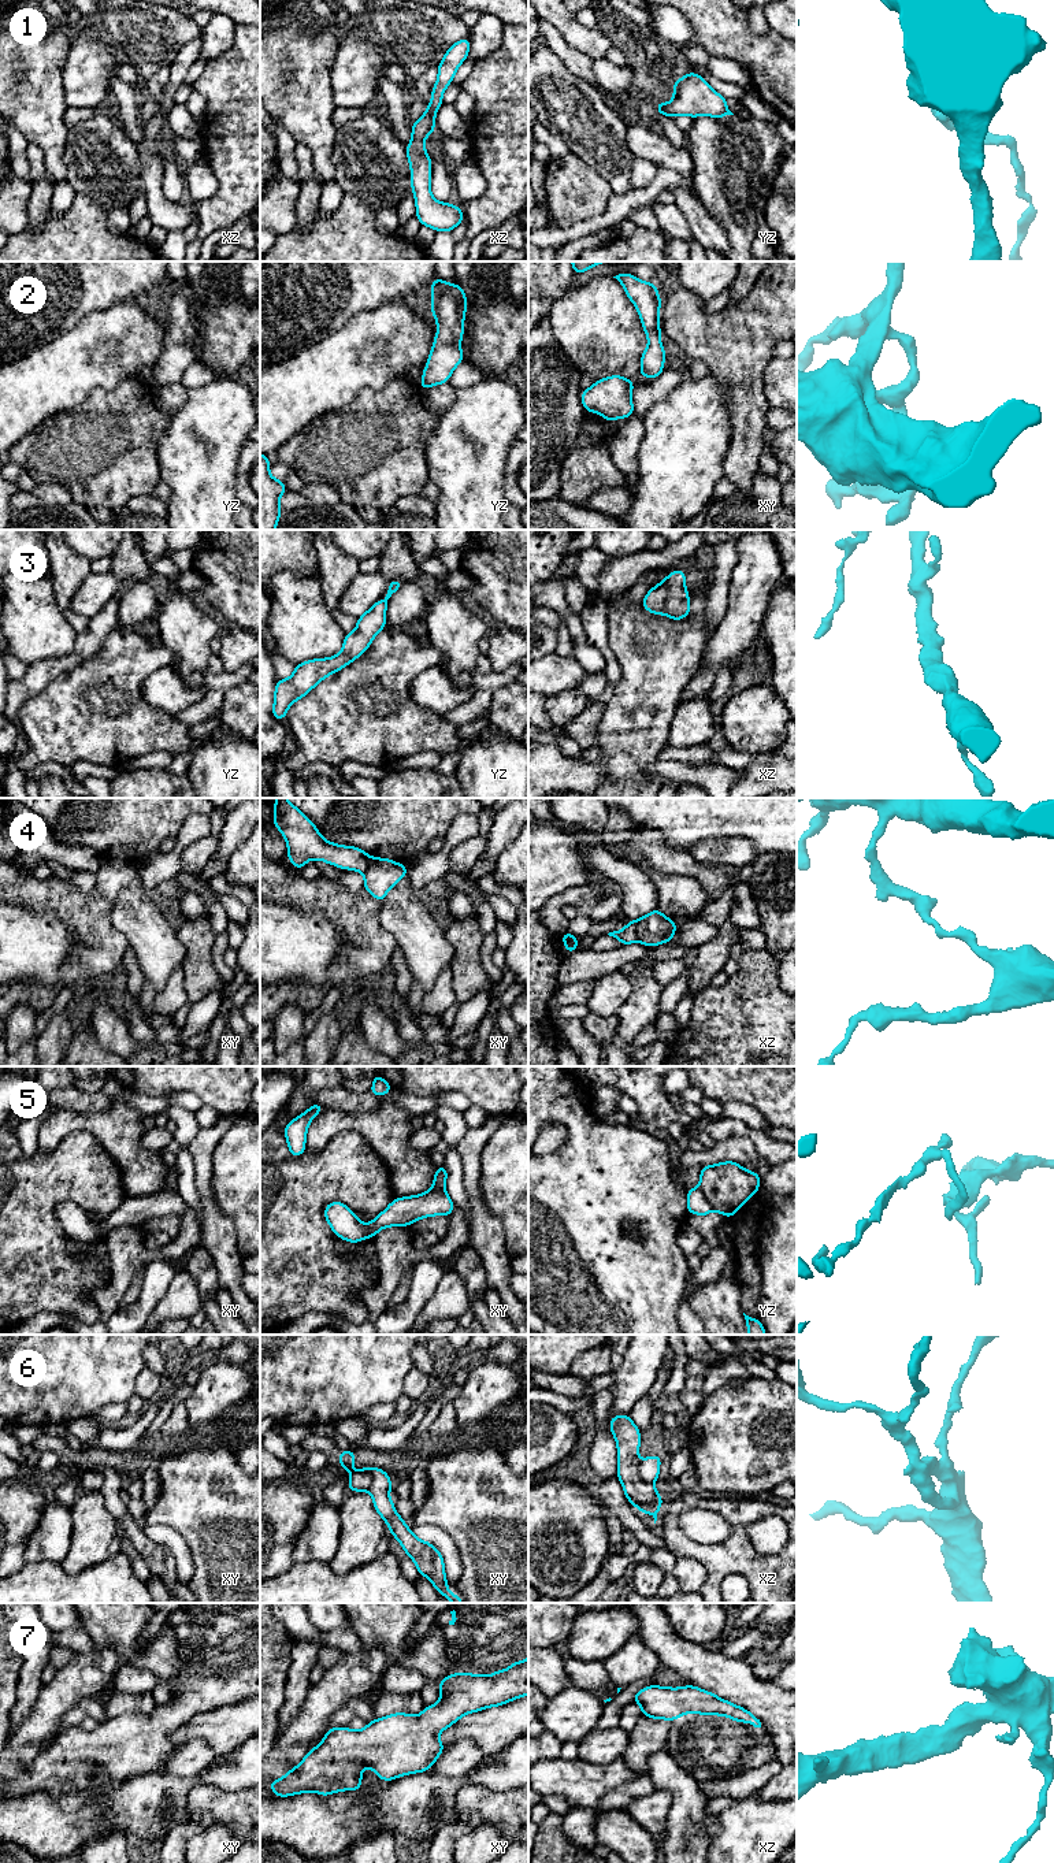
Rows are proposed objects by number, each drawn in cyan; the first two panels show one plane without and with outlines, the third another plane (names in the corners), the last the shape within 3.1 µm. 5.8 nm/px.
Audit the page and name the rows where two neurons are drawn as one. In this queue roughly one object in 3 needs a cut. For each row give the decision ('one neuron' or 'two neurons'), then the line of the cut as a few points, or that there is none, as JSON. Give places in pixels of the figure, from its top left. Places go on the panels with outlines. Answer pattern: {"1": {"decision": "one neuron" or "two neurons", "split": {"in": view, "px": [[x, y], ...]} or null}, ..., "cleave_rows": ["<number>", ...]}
{"1": {"decision": "one neuron", "split": null}, "2": {"decision": "one neuron", "split": null}, "3": {"decision": "one neuron", "split": null}, "4": {"decision": "two neurons", "split": {"in": "xz", "px": [[634, 921], [637, 939]]}}, "5": {"decision": "two neurons", "split": {"in": "yz", "px": [[698, 1187], [713, 1209]]}}, "6": {"decision": "one neuron", "split": null}, "7": {"decision": "one neuron", "split": null}, "cleave_rows": ["4", "5"]}

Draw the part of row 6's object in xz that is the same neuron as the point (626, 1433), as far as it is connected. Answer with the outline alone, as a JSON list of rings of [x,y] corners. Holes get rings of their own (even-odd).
[[[630,1415],[612,1417],[609,1426],[617,1443],[617,1478],[624,1495],[642,1514],[650,1513],[656,1524],[663,1498],[653,1482],[658,1480],[663,1456],[638,1459],[641,1433]]]

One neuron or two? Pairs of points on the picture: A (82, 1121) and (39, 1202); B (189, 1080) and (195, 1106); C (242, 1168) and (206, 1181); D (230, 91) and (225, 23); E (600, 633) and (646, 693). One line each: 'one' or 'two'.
A: two
B: two
C: two
D: two
E: two

